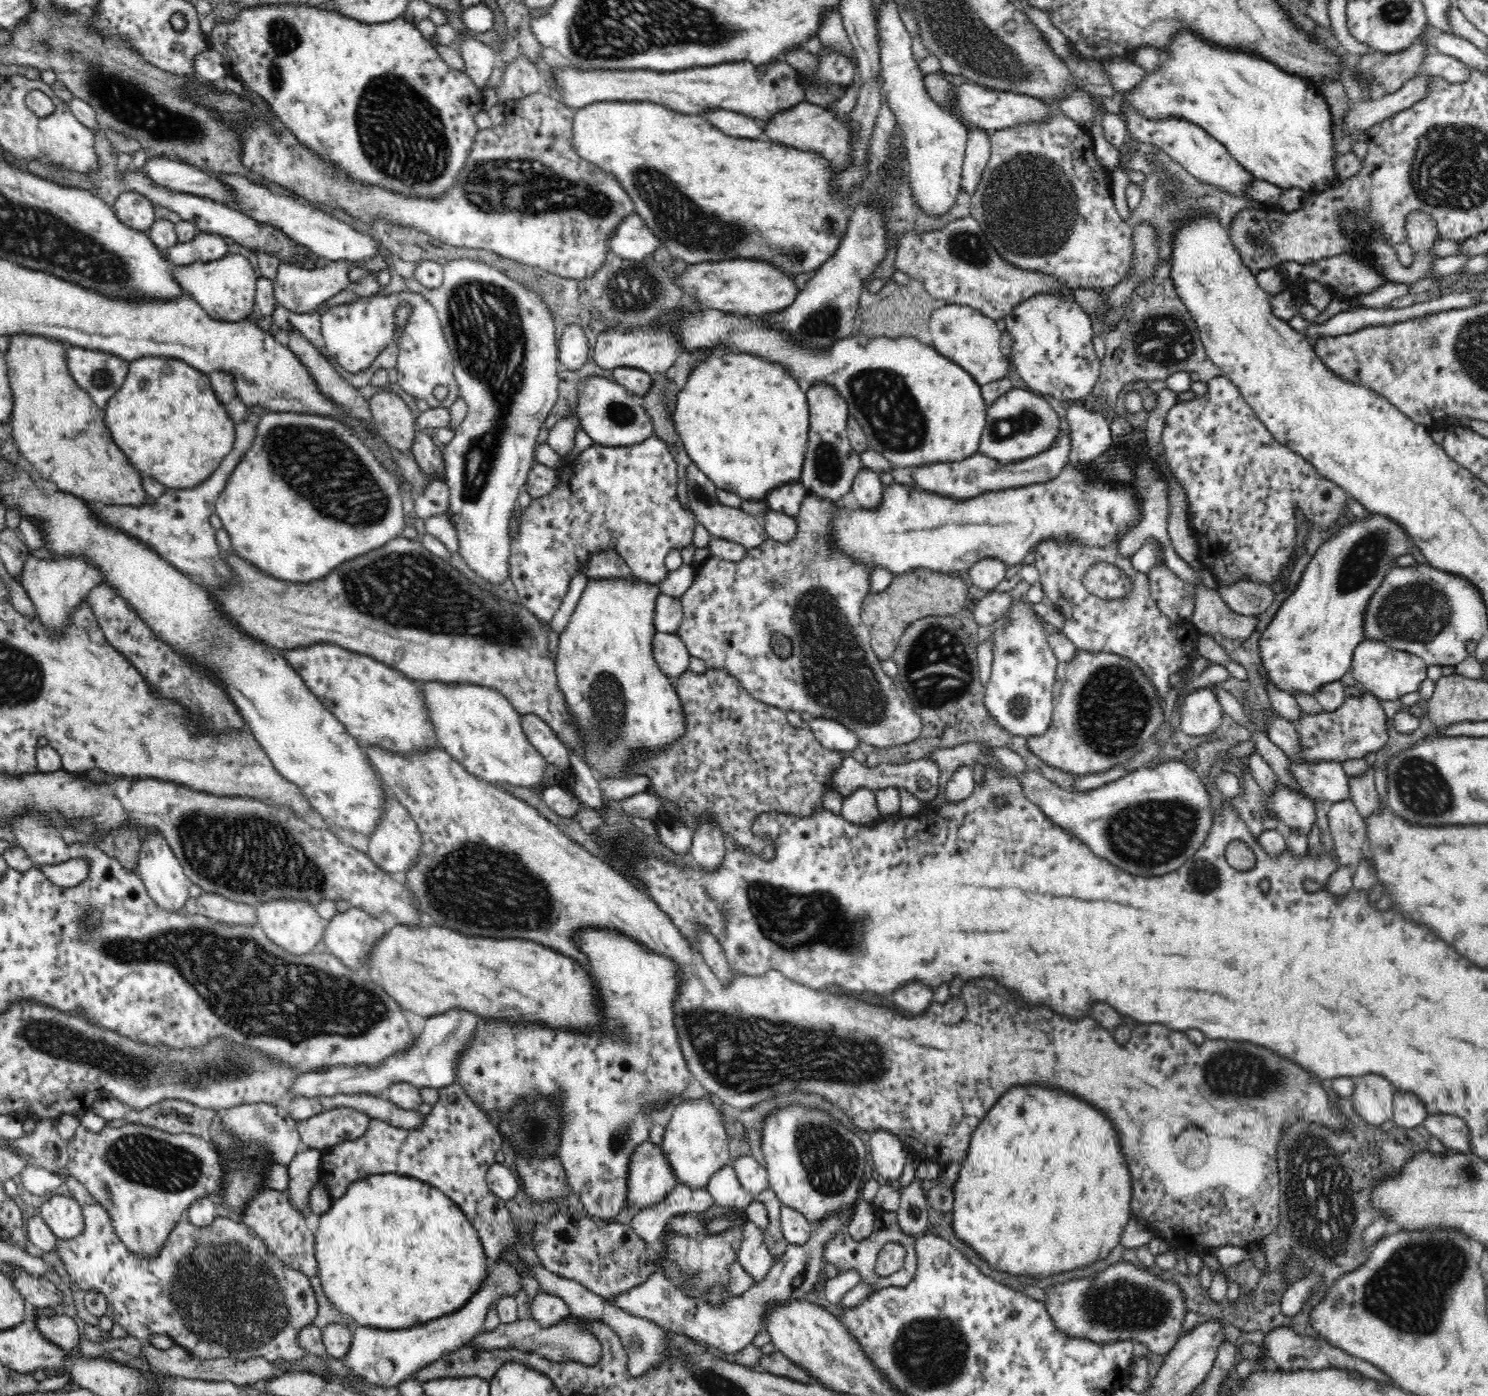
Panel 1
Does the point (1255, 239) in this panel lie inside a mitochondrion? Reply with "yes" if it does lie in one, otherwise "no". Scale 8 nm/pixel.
no

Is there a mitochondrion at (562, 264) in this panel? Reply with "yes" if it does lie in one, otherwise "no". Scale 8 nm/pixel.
no

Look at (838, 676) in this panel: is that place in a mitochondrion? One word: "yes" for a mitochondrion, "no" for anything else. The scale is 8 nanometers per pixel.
yes

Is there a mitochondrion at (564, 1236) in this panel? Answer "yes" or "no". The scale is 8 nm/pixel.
no

